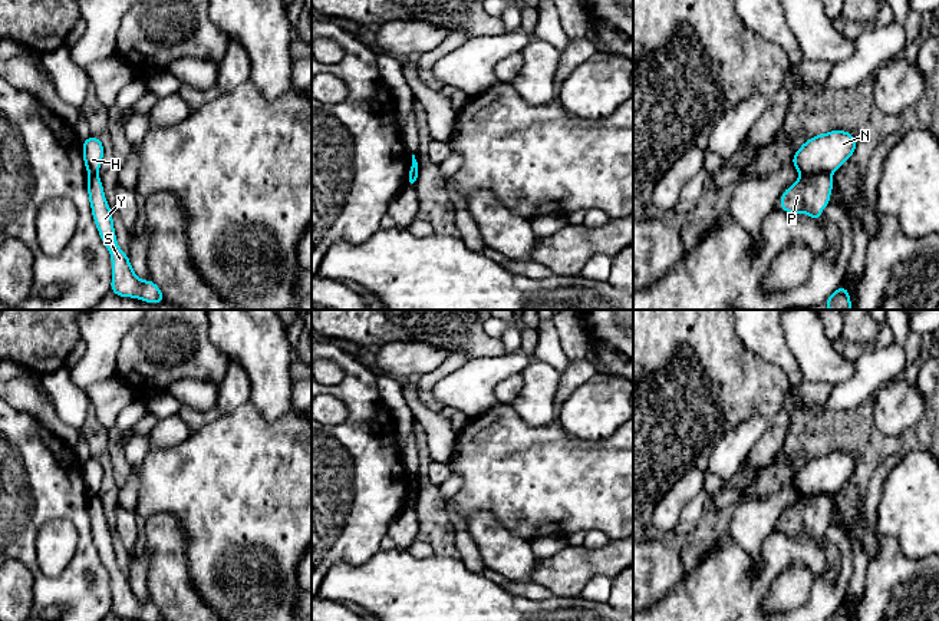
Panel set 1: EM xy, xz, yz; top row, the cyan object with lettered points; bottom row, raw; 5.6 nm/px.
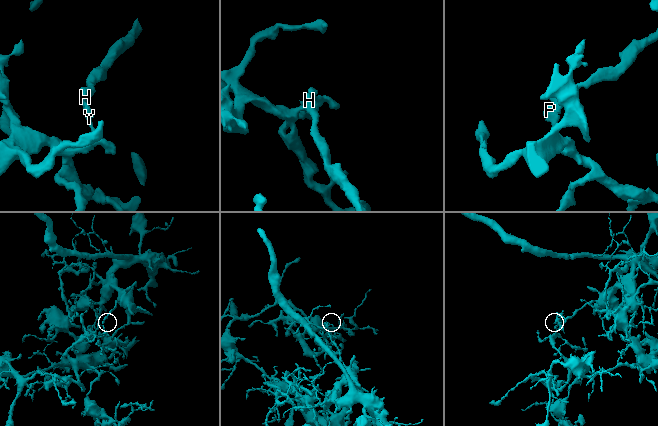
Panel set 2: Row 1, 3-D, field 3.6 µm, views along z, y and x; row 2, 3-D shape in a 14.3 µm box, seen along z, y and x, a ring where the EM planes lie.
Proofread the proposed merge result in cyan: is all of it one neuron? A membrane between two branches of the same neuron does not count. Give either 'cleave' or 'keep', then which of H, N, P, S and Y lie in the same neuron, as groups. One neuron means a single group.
cleave; groups H N / P S Y

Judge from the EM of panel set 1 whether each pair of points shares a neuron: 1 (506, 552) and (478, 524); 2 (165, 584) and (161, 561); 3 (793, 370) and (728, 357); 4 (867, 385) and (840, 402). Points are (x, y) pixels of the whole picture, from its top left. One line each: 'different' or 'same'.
1: same
2: same
3: different
4: same

